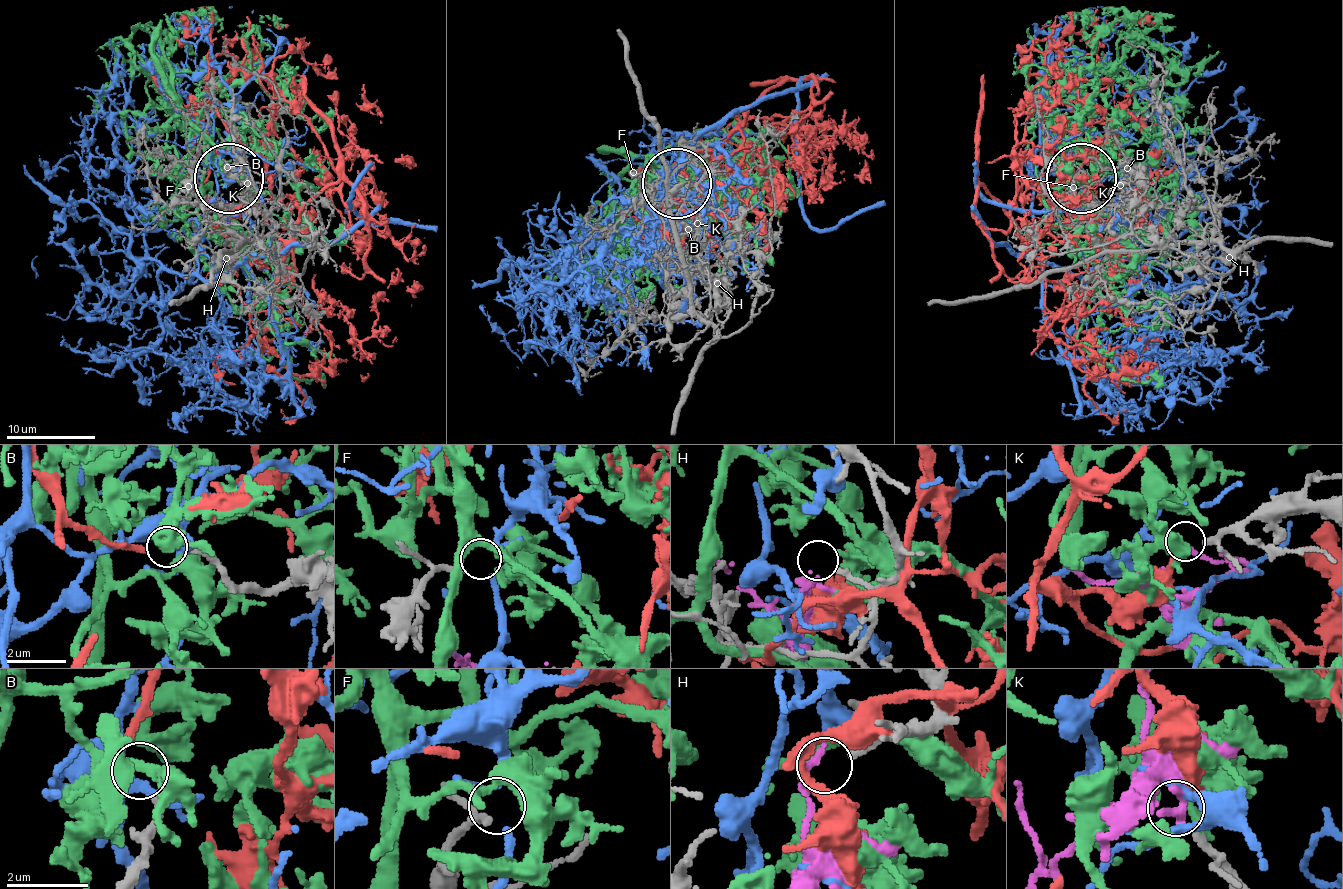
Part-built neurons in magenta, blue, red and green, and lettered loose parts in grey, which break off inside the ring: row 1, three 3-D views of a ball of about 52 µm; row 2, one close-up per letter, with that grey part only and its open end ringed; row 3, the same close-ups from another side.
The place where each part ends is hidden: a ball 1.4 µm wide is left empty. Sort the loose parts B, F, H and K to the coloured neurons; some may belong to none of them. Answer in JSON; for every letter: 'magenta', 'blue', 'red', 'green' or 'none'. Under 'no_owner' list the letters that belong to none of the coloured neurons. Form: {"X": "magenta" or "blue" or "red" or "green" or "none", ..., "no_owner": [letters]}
{"B": "red", "F": "blue", "H": "none", "K": "none", "no_owner": ["H", "K"]}

